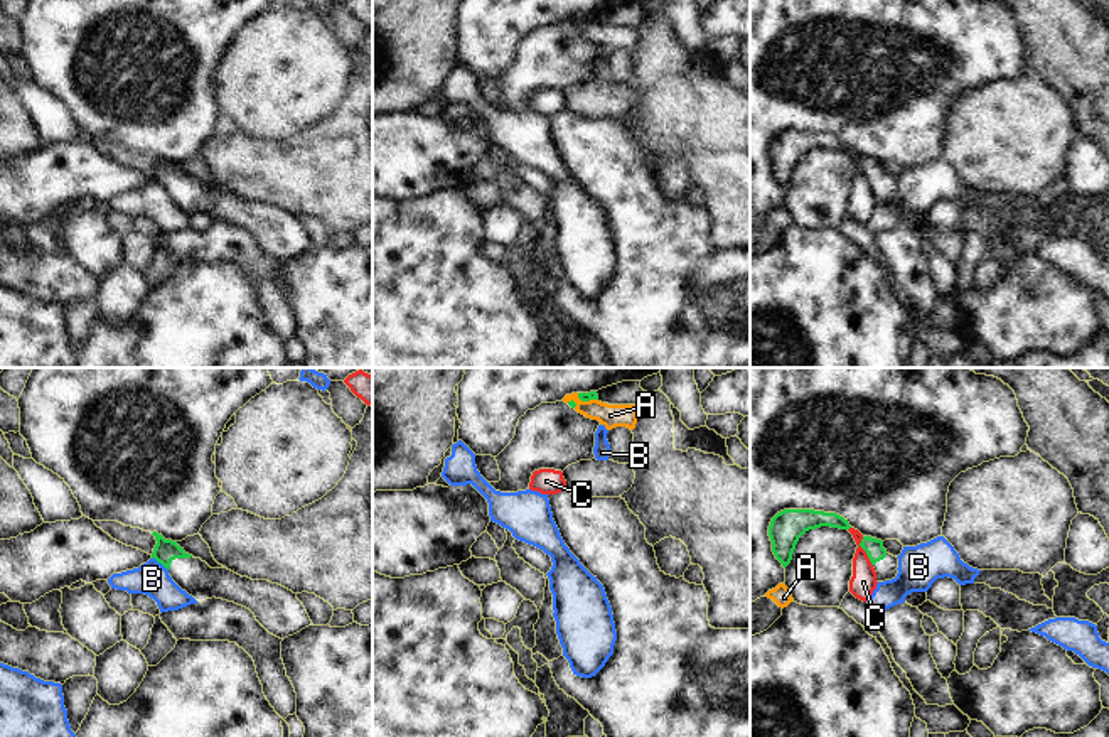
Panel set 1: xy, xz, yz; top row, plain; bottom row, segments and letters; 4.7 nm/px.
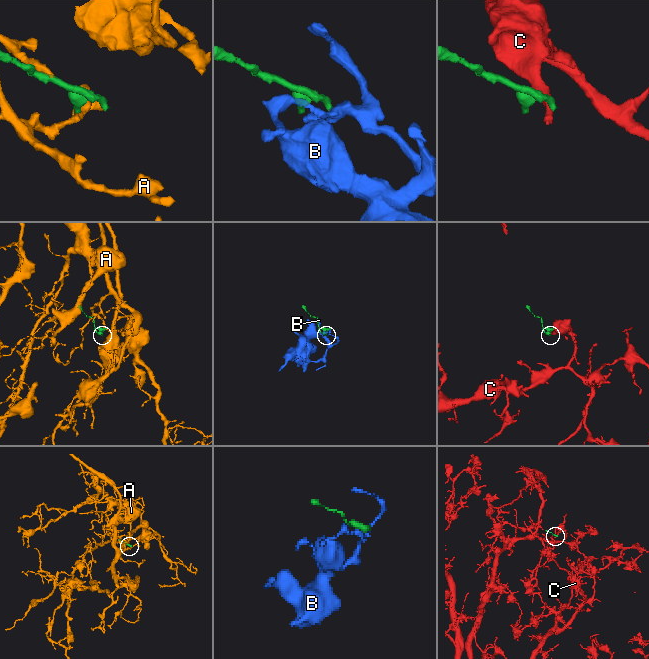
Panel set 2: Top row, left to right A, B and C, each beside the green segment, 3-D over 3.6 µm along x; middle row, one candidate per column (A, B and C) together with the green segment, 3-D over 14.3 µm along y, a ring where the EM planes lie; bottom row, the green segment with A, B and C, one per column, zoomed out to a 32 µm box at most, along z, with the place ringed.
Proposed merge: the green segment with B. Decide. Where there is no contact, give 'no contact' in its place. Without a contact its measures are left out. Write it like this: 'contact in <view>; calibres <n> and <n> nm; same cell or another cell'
contact in xy; calibres 110 and 160 nm; another cell

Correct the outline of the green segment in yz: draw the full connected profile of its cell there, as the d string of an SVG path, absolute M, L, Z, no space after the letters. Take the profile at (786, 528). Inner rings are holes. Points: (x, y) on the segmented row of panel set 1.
M784 509L772 518L769 526L772 551L784 568L790 563L799 538L821 526L851 528L843 516L814 509Z

